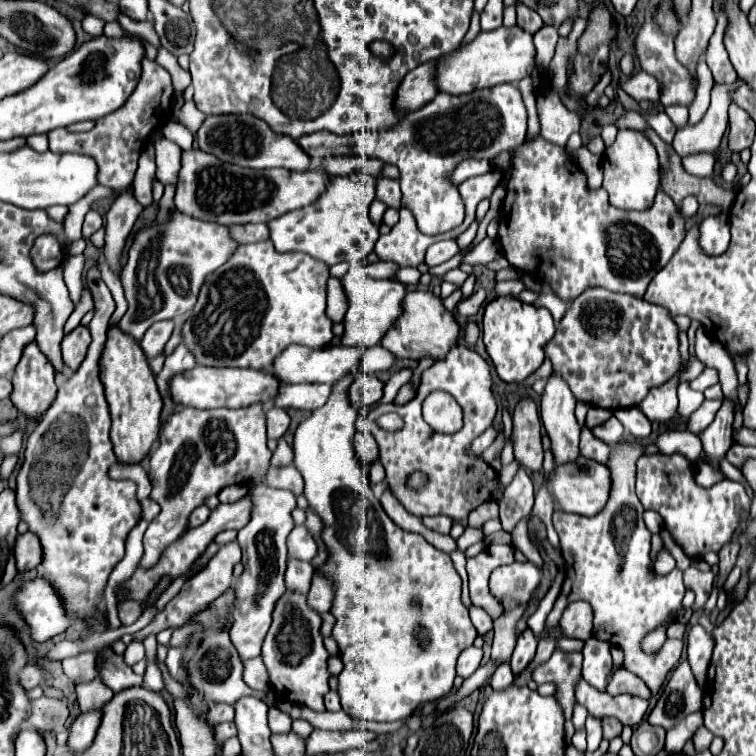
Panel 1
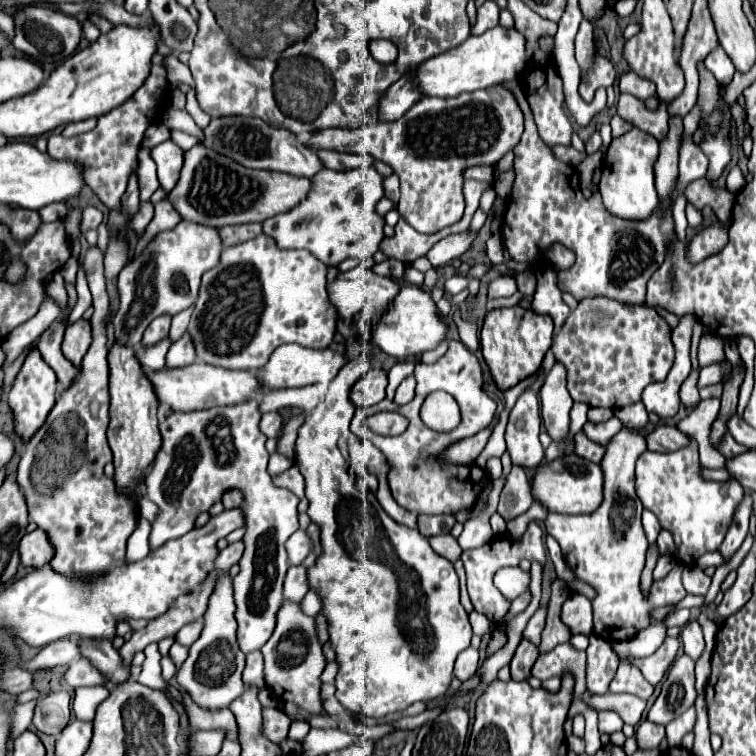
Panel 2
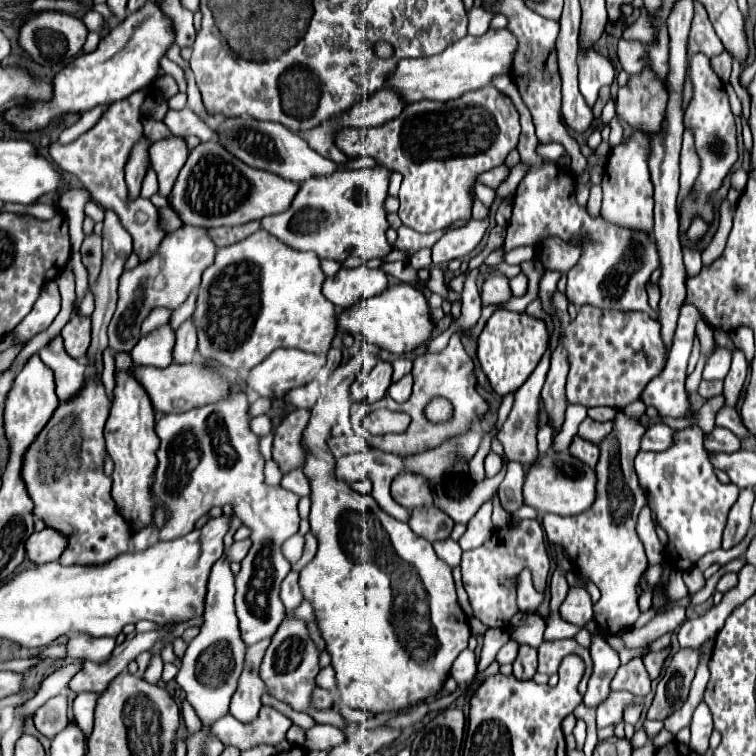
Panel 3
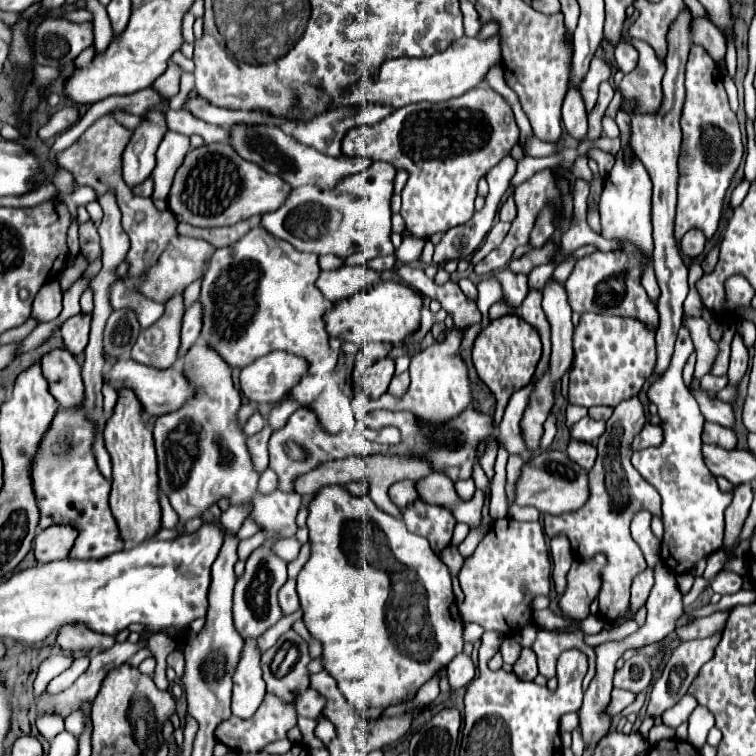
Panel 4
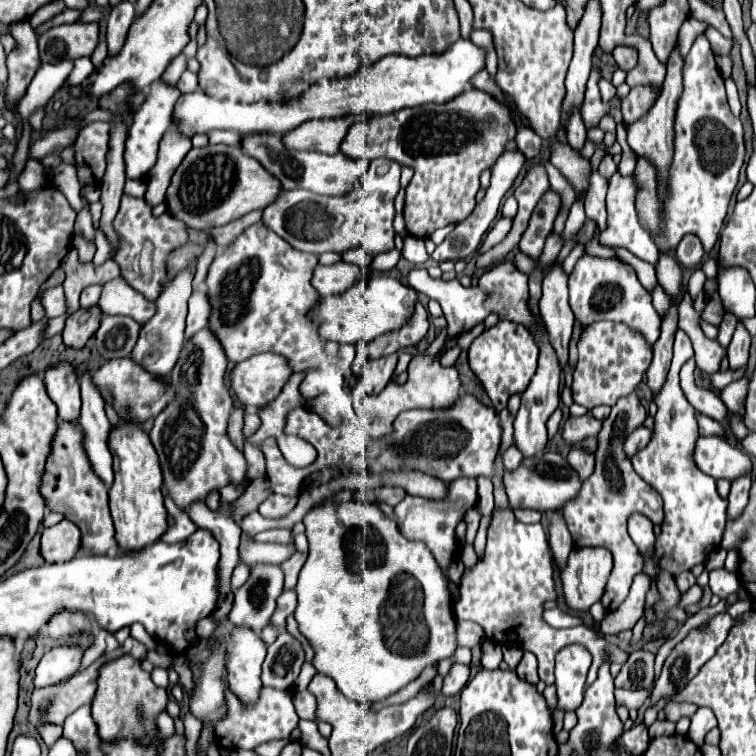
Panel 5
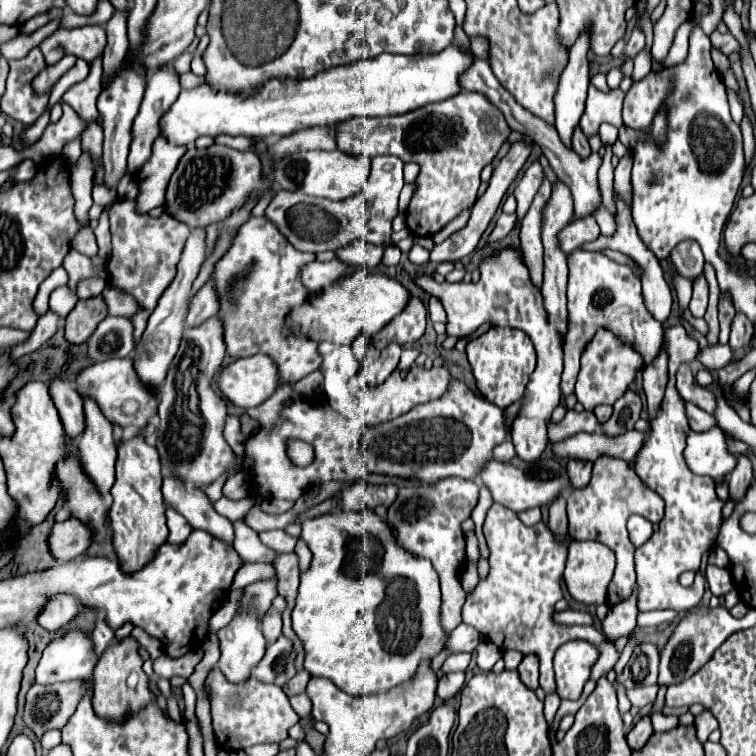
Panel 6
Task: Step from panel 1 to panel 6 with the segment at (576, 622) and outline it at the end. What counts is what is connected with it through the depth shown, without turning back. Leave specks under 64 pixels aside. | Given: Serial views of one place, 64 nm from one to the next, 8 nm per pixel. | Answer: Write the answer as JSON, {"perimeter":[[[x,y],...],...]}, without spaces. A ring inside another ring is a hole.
{"perimeter":[[[600,542],[570,544],[564,582],[570,596],[582,604],[604,604],[614,574],[614,554]]]}

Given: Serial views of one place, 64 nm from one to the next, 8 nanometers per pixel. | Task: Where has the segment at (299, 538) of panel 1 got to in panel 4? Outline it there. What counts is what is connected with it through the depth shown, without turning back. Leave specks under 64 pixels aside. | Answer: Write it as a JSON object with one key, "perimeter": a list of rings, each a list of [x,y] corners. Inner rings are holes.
{"perimeter":[[[292,536],[292,538],[282,538],[276,544],[272,544],[272,550],[276,550],[276,556],[282,558],[284,562],[290,562],[298,556],[300,552],[300,542]]]}

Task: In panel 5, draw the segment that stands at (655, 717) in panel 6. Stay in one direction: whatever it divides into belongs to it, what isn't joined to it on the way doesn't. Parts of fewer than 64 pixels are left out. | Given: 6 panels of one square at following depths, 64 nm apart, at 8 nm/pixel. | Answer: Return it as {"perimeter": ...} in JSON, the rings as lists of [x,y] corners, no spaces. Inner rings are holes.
{"perimeter":[[[656,720],[652,726],[650,726],[650,738],[656,738],[656,736],[672,736],[676,730],[676,724],[670,722],[670,720]]]}

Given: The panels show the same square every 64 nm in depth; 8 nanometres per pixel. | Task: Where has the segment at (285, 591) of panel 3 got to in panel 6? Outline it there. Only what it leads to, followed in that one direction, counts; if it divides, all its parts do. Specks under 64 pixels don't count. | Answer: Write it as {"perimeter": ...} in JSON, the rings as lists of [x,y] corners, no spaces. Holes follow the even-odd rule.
{"perimeter":[[[276,596],[272,606],[268,608],[268,614],[264,614],[262,618],[262,634],[266,638],[268,644],[276,642],[276,638],[280,638],[282,634],[282,610],[286,608],[286,600],[282,596]]]}

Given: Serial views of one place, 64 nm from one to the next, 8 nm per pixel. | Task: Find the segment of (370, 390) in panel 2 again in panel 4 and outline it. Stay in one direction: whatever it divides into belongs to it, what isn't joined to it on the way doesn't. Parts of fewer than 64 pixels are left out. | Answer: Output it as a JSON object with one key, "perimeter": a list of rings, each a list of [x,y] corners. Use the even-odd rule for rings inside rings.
{"perimeter":[[[392,358],[378,360],[366,370],[364,380],[362,380],[362,388],[368,388],[370,396],[378,398],[380,394],[384,394],[388,390],[392,376],[394,376],[394,360]]]}

